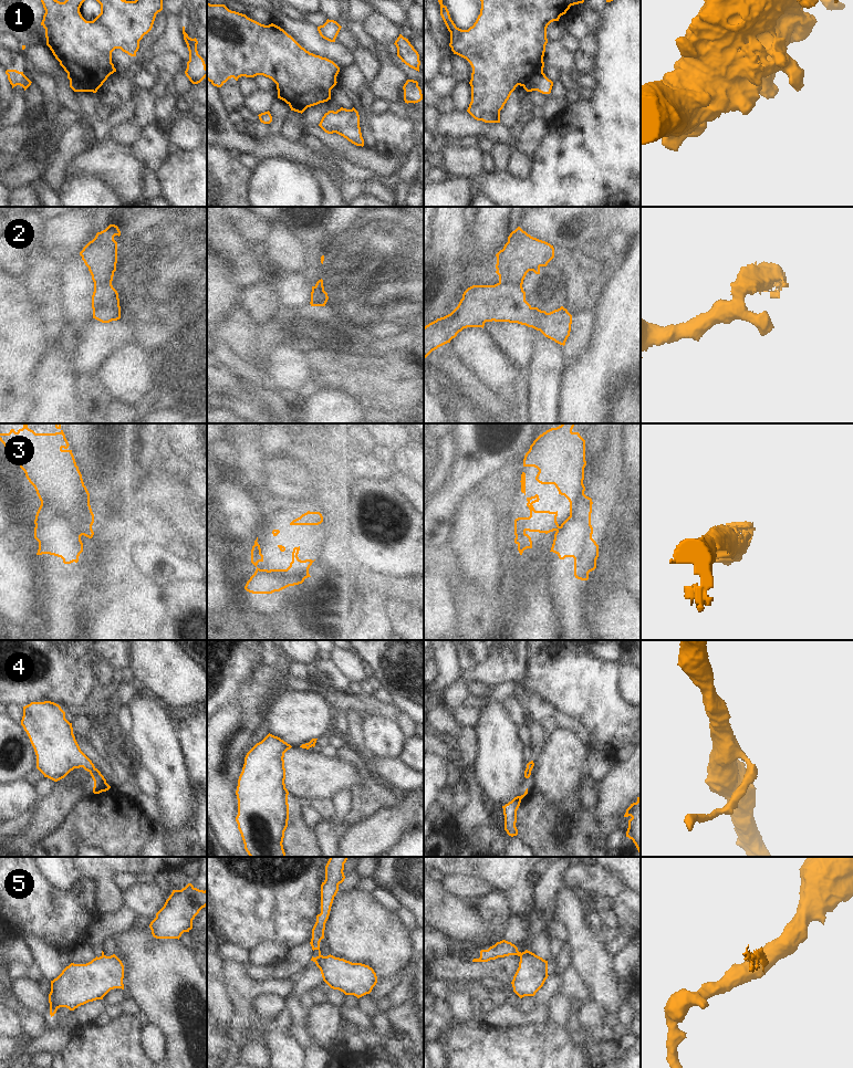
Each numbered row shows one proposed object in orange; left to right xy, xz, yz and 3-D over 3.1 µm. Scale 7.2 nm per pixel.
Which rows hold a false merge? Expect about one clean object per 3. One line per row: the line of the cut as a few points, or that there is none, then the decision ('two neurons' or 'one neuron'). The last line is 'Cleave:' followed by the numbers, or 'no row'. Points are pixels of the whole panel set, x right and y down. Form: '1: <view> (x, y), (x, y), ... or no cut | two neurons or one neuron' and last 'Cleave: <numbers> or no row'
1: xy (111, 61), (110, 69), (83, 71), (75, 67), (68, 74) | two neurons
2: yz (499, 282), (515, 282), (521, 285) | two neurons
3: xy (41, 502), (62, 510), (77, 523), (84, 523), (92, 512) | two neurons
4: no cut | one neuron
5: yz (529, 951), (520, 956) | two neurons
Cleave: 1, 2, 3, 5

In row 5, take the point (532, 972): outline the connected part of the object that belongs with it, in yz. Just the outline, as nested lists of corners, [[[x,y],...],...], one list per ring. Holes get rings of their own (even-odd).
[[[532,952],[520,956],[519,967],[511,982],[520,997],[534,996],[548,978],[548,961]]]

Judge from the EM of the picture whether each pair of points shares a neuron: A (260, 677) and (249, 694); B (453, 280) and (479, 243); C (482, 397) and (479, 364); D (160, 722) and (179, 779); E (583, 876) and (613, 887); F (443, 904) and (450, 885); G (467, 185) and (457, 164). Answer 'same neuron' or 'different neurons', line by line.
A: same neuron
B: different neurons
C: different neurons
D: same neuron
E: same neuron
F: different neurons
G: different neurons

